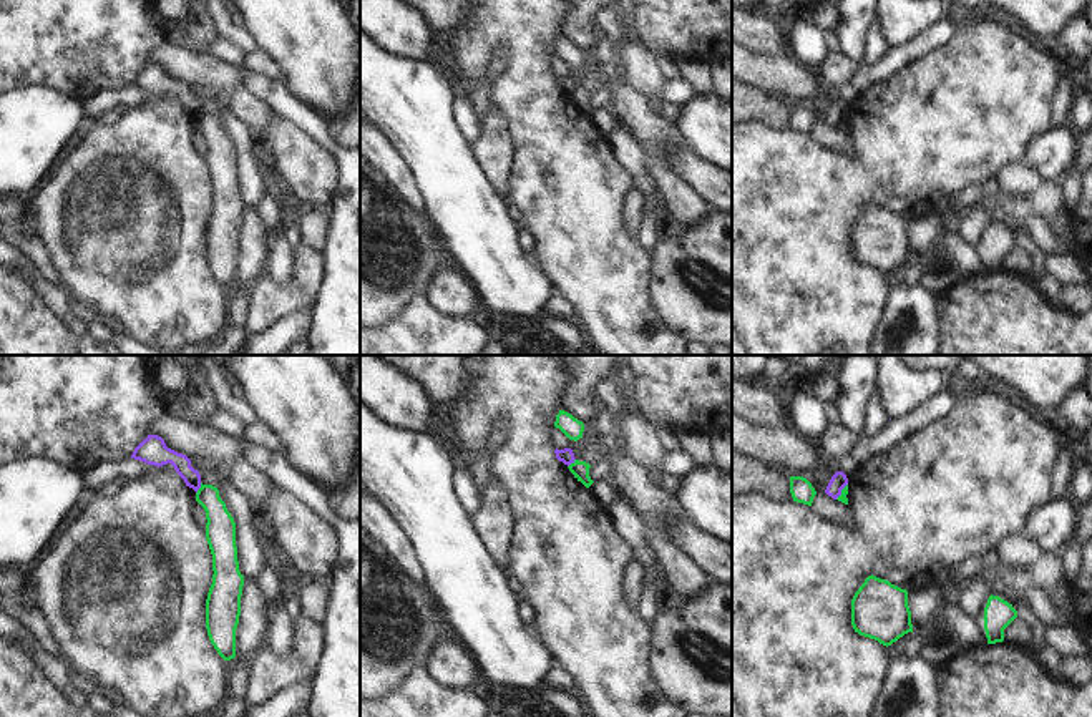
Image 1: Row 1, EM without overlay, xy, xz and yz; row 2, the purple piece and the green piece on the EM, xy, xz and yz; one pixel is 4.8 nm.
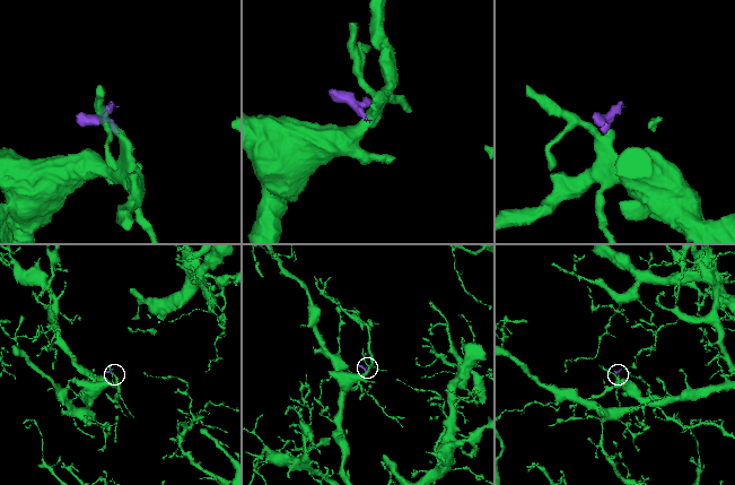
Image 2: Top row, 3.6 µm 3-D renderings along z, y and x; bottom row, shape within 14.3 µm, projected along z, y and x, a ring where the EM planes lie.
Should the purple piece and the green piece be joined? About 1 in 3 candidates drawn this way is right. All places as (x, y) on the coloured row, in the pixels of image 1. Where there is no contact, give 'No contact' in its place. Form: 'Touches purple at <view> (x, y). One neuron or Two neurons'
Touches purple at xy (199, 487). Two neurons

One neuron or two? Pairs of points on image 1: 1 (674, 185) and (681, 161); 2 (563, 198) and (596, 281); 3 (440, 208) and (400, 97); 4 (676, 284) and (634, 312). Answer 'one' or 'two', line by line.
1: two
2: one
3: one
4: two

